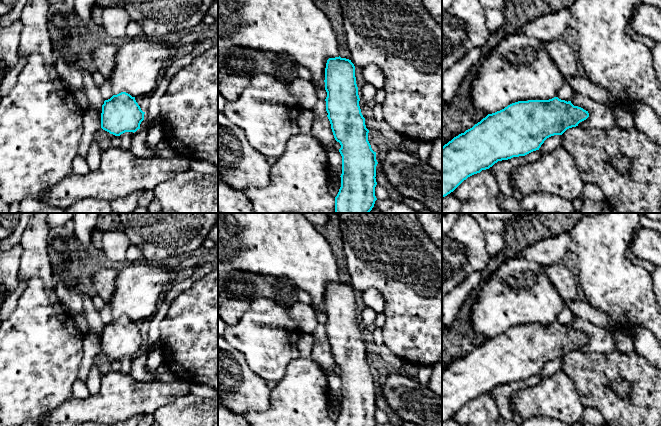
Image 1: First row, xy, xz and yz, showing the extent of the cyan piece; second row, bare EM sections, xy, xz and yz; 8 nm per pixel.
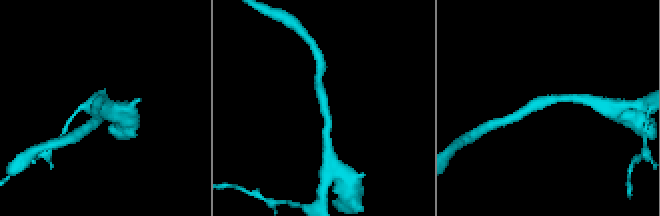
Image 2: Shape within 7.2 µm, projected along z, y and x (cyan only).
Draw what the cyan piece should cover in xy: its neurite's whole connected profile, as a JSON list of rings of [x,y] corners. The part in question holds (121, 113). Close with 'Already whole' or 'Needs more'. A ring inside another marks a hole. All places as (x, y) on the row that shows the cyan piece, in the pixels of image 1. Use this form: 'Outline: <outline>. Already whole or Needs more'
Outline: [[[121,92],[104,101],[101,128],[115,136],[120,136],[125,132],[134,133],[140,129],[144,114],[135,97]]]. Already whole

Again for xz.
Outline: [[[329,58],[325,68],[326,111],[334,138],[340,143],[342,156],[341,187],[335,197],[335,213],[369,213],[374,207],[376,182],[376,152],[368,141],[369,130],[359,106],[355,66],[351,60]]]. Already whole

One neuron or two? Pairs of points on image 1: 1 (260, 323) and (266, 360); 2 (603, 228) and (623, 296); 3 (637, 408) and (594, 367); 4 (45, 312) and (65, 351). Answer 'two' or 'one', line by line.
1: one
2: one
3: one
4: one

